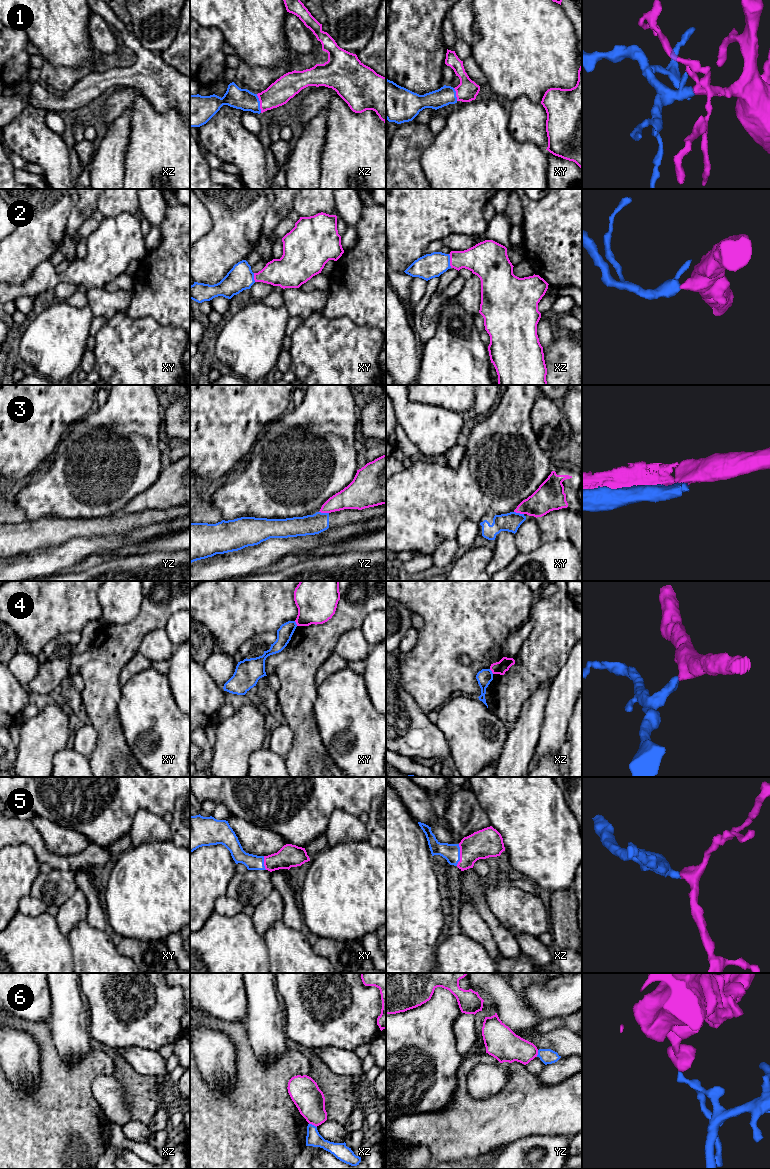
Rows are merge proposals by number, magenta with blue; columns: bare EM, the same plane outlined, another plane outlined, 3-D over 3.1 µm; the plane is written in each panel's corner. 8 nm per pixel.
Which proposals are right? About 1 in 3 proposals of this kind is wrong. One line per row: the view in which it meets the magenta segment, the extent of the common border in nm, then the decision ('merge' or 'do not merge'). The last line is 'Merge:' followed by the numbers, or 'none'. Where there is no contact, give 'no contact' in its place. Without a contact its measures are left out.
1: meets magenta in xz; contact 160 nm long; merge
2: meets magenta in xz; contact 110 nm long; merge
3: meets magenta in yz; contact 80 nm long; do not merge
4: meets magenta in xy; contact 50 nm long; do not merge
5: meets magenta in xz; contact 180 nm long; merge
6: meets magenta in xz; contact 70 nm long; do not merge
Merge: 1, 2, 5

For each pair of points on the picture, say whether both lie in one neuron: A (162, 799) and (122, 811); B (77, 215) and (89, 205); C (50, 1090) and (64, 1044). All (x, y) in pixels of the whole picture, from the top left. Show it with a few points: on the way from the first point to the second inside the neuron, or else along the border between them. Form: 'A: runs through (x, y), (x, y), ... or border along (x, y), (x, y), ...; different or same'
A: runs through (152, 799), (134, 799), (132, 801); same
B: runs through (80, 213), (86, 207); same
C: border along (51, 1033), (53, 1044), (67, 1065), (84, 1055); different

